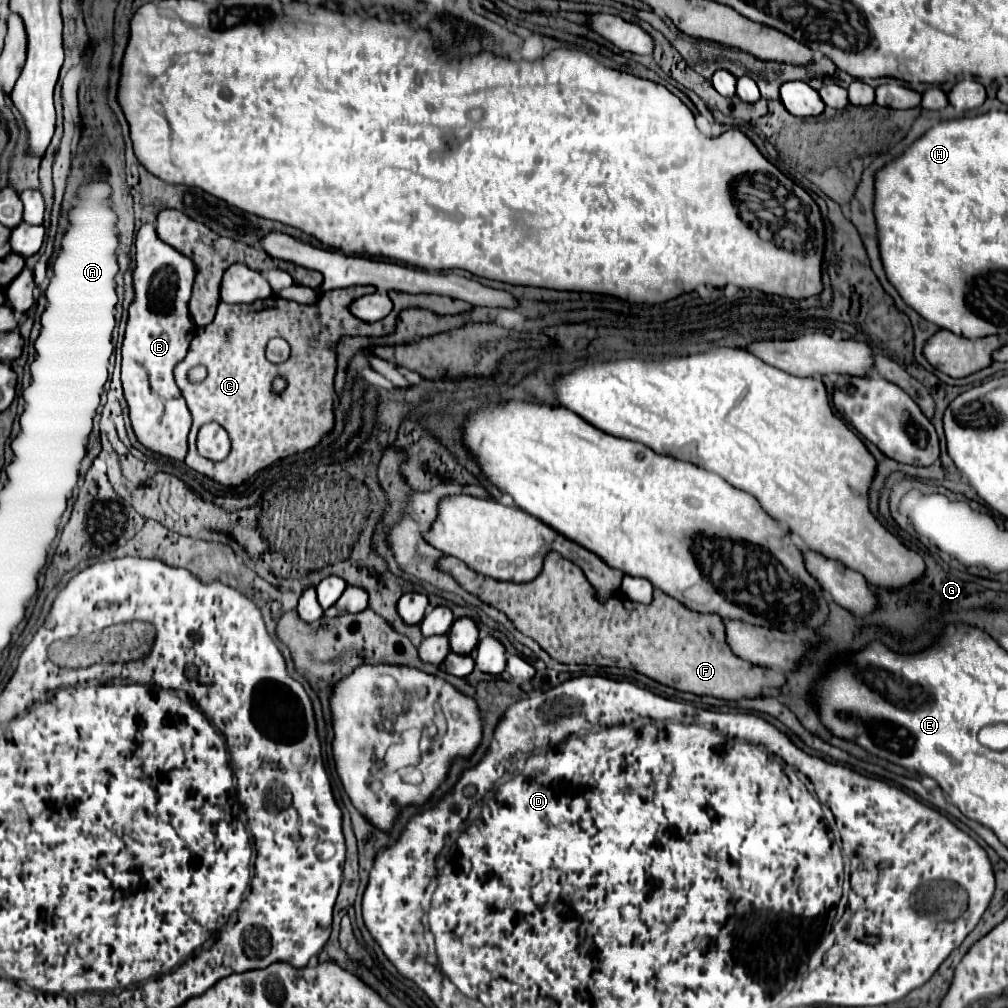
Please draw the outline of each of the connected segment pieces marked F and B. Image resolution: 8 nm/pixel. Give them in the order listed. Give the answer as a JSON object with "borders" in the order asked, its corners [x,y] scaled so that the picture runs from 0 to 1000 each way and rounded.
{"borders":[[[[544,550],[540,558],[540,565],[534,573],[522,579],[512,577],[496,577],[484,571],[478,571],[466,563],[454,554],[438,554],[437,563],[442,563],[442,567],[448,567],[448,571],[474,591],[478,597],[492,601],[494,605],[502,607],[504,613],[512,619],[512,623],[530,633],[550,655],[558,659],[591,659],[591,661],[613,661],[613,663],[629,663],[631,667],[649,673],[655,679],[667,681],[677,687],[687,687],[692,690],[708,690],[716,694],[746,694],[756,692],[758,683],[770,683],[774,685],[780,679],[778,667],[770,667],[766,663],[748,661],[740,655],[734,655],[720,637],[720,625],[718,617],[712,609],[692,609],[677,601],[673,595],[669,595],[663,589],[657,589],[657,585],[649,585],[649,597],[645,601],[639,599],[627,599],[617,589],[607,591],[603,597],[595,599],[589,591],[587,581],[579,573],[577,565],[571,563],[565,556],[560,556],[554,550]]],[[[143,222],[137,228],[133,244],[135,244],[135,260],[131,268],[133,298],[127,306],[127,321],[125,321],[125,331],[121,339],[123,395],[127,401],[129,419],[131,419],[137,438],[155,450],[167,452],[171,456],[183,456],[187,448],[187,429],[188,429],[190,415],[188,415],[185,397],[173,379],[171,367],[173,367],[173,361],[177,361],[177,357],[185,353],[188,337],[194,329],[194,321],[187,310],[187,298],[188,298],[192,276],[194,276],[194,264],[187,254],[175,250],[171,244],[161,240],[151,222]]]]}

